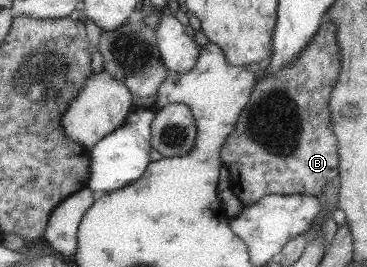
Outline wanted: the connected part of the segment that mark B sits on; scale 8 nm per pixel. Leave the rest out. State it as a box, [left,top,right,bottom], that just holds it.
[220,21,342,208]

